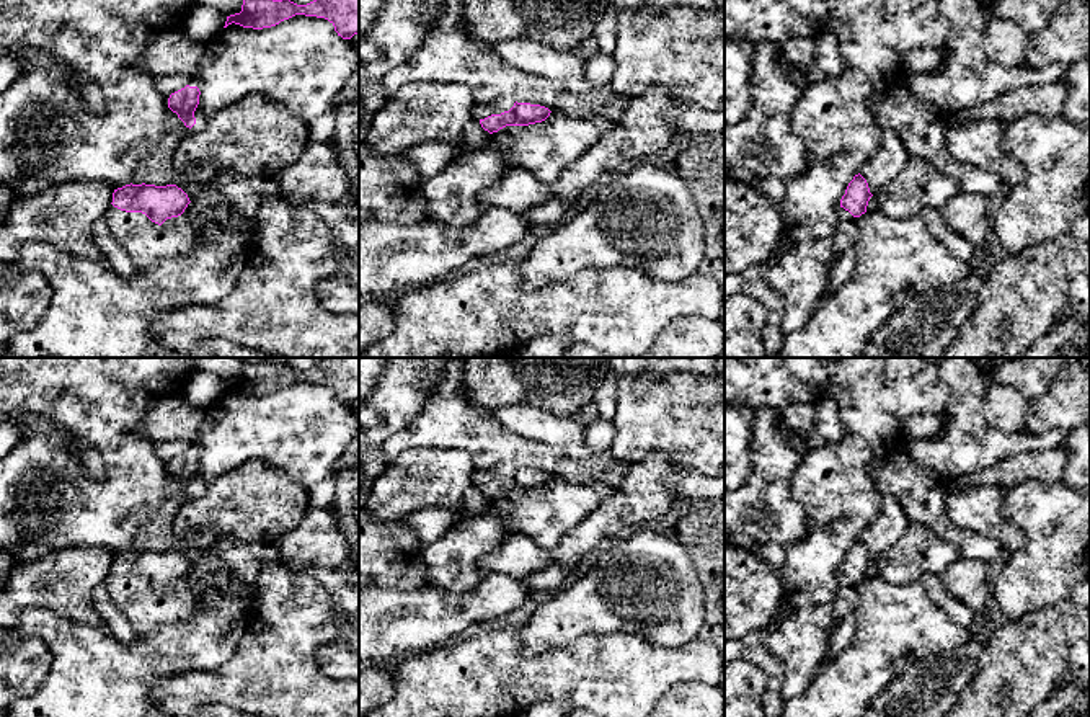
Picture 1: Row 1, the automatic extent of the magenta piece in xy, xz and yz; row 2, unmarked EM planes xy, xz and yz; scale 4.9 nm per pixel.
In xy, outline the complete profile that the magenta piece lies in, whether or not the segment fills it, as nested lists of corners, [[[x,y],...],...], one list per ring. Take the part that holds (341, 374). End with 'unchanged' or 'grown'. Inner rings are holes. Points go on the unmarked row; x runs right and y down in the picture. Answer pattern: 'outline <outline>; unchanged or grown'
outline [[[323,358],[307,371],[289,364],[245,363],[241,377],[227,382],[225,392],[235,389],[243,394],[263,395],[279,390],[295,381],[328,385],[338,402],[351,405],[359,399],[359,358]]]; unchanged

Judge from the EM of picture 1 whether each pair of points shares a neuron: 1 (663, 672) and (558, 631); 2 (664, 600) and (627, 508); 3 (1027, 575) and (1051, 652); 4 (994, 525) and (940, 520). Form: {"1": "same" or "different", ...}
{"1": "different", "2": "different", "3": "different", "4": "different"}

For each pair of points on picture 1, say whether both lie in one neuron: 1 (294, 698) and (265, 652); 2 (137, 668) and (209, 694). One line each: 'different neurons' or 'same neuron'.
1: same neuron
2: different neurons

